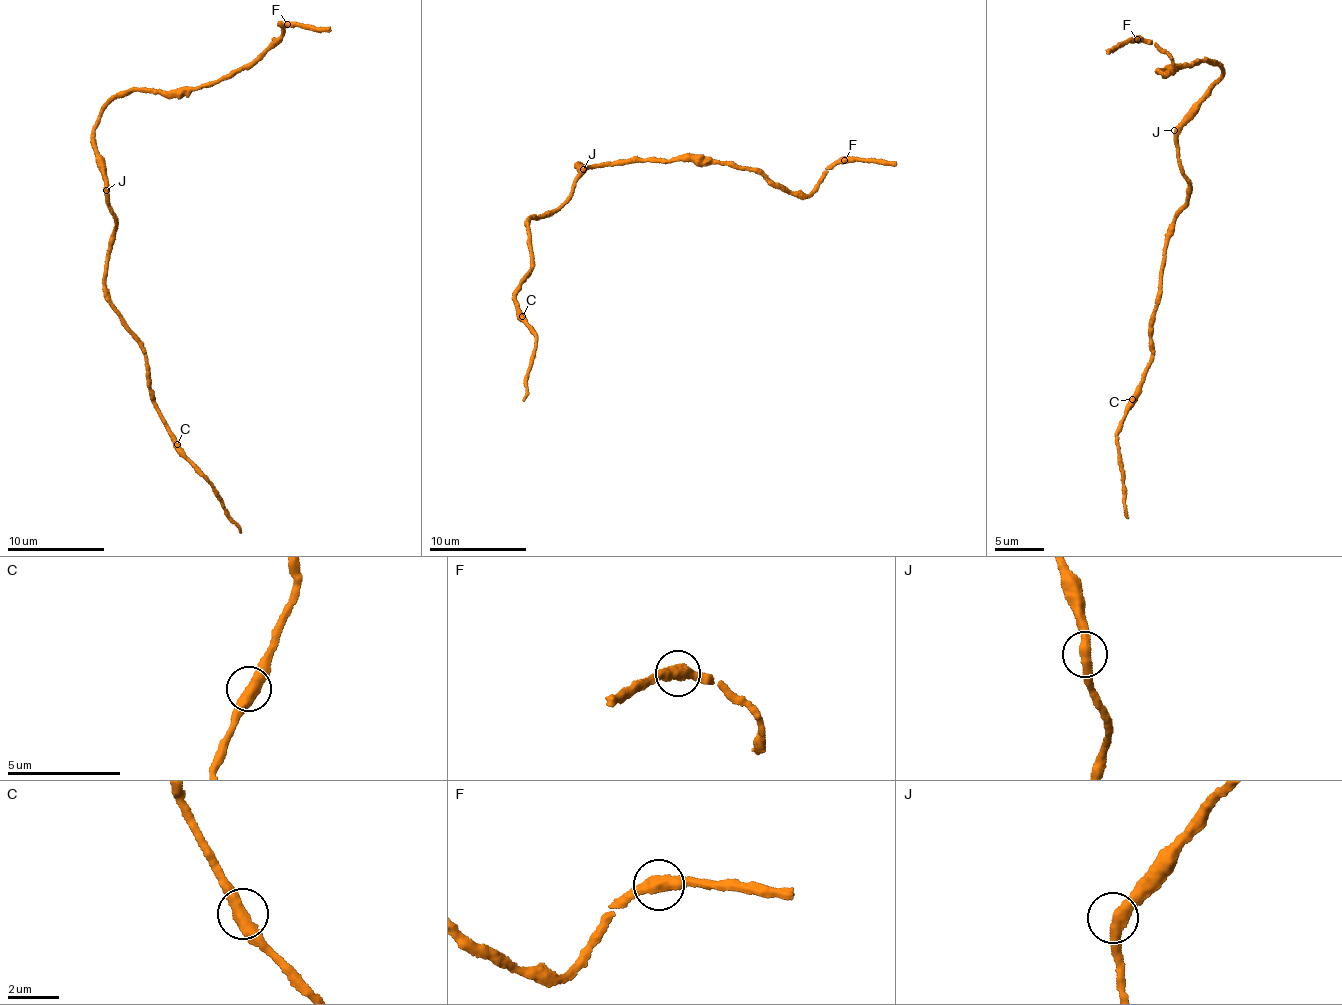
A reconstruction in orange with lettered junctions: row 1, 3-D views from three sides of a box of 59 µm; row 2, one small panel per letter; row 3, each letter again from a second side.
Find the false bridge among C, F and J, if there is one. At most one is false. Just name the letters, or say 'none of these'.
none of these

